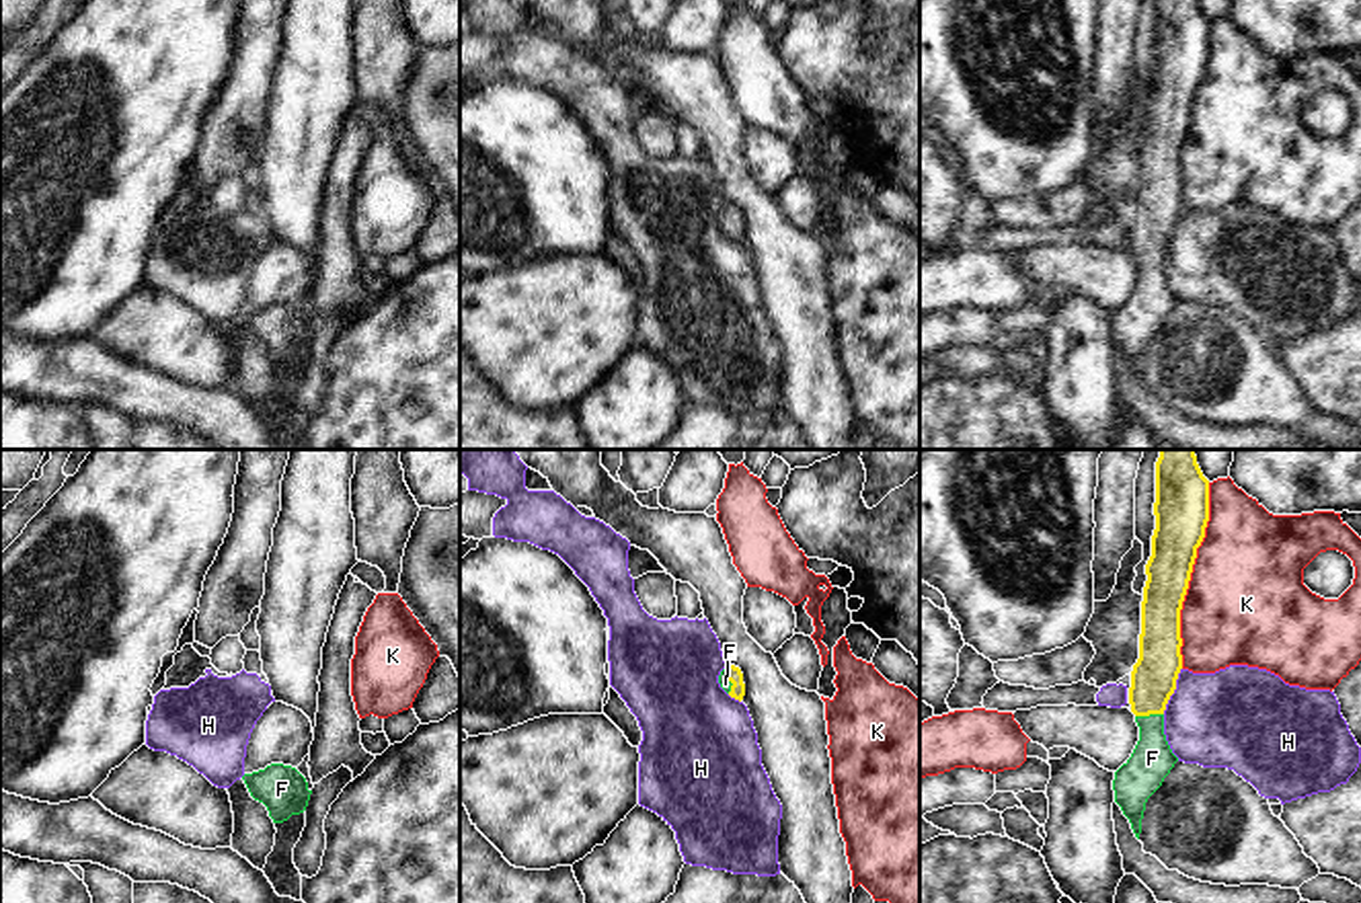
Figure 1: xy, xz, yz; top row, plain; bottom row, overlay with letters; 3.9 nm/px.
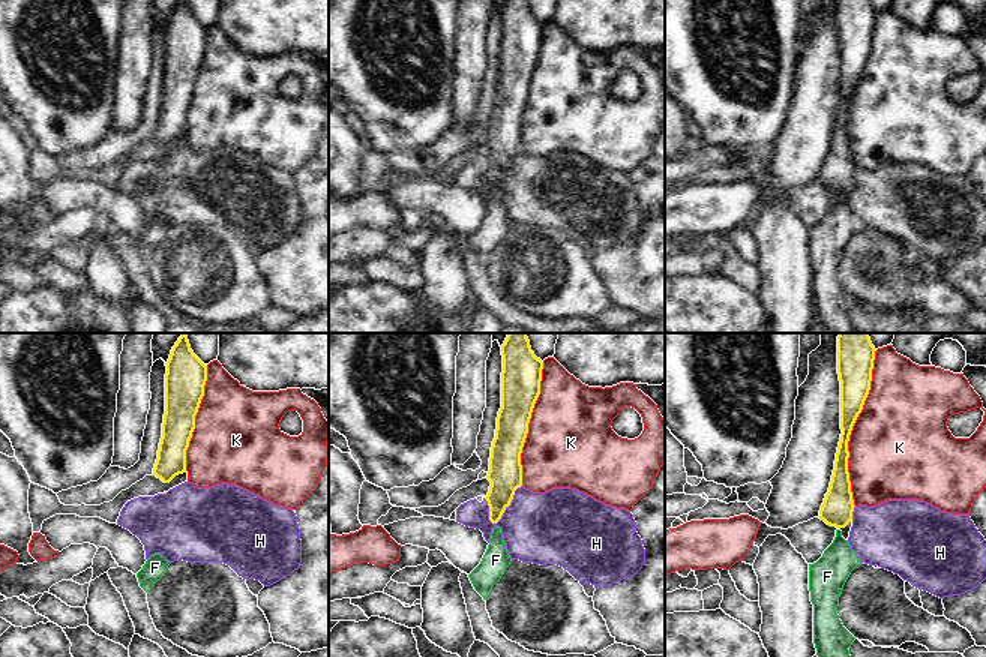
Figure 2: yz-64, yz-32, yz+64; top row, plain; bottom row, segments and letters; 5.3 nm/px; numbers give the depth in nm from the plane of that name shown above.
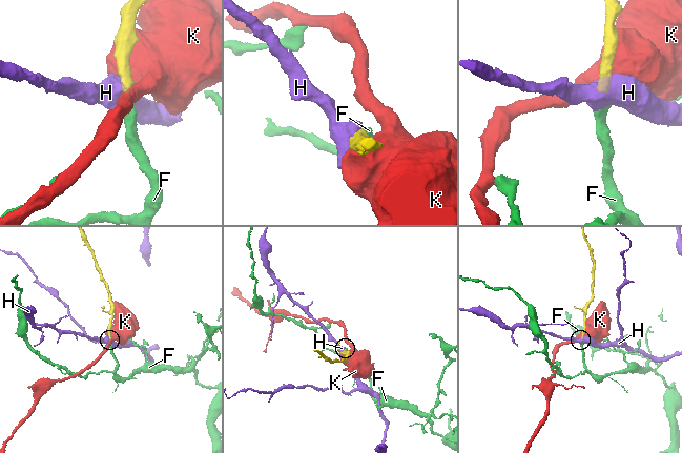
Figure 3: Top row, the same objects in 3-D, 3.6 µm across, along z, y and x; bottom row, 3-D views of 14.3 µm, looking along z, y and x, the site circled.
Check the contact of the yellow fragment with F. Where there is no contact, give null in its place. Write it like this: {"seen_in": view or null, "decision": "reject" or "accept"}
{"seen_in": "yz", "decision": "accept"}

